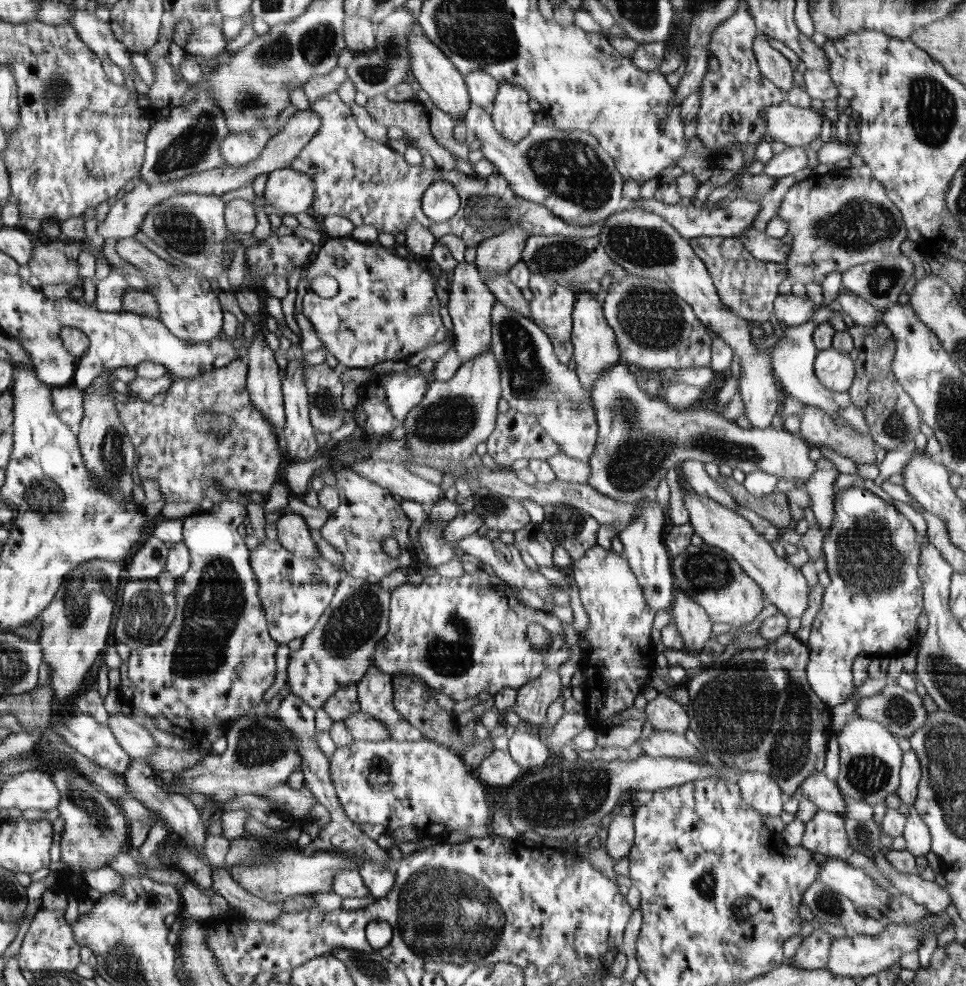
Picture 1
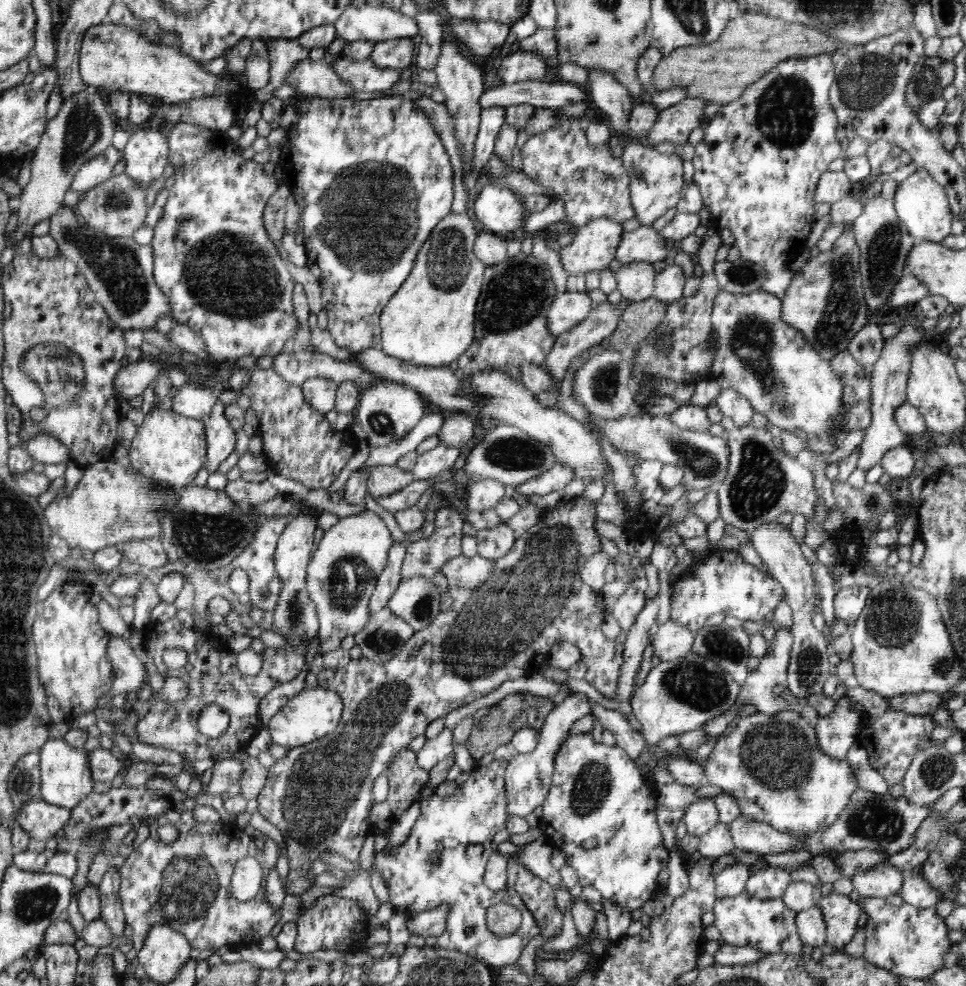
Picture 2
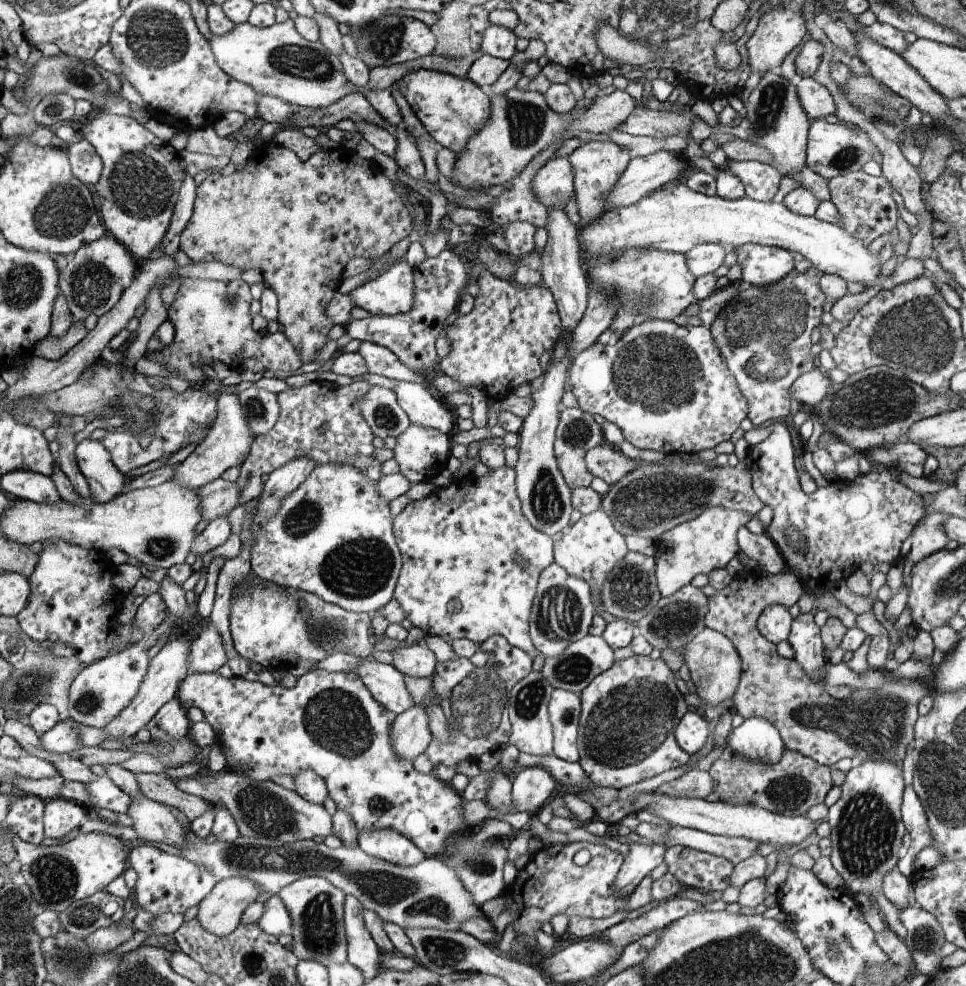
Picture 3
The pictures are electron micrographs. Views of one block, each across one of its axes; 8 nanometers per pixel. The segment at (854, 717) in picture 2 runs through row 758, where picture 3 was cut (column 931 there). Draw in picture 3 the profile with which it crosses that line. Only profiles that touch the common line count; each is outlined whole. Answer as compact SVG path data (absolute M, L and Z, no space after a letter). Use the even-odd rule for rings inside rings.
M912 785L903 791L903 802L901 805L901 818L905 831L910 834L912 842L908 848L906 855L897 862L897 869L906 876L907 879L913 879L916 876L916 867L914 866L914 858L920 850L932 847L932 832L928 826L928 820L924 813L924 808L916 796Z

